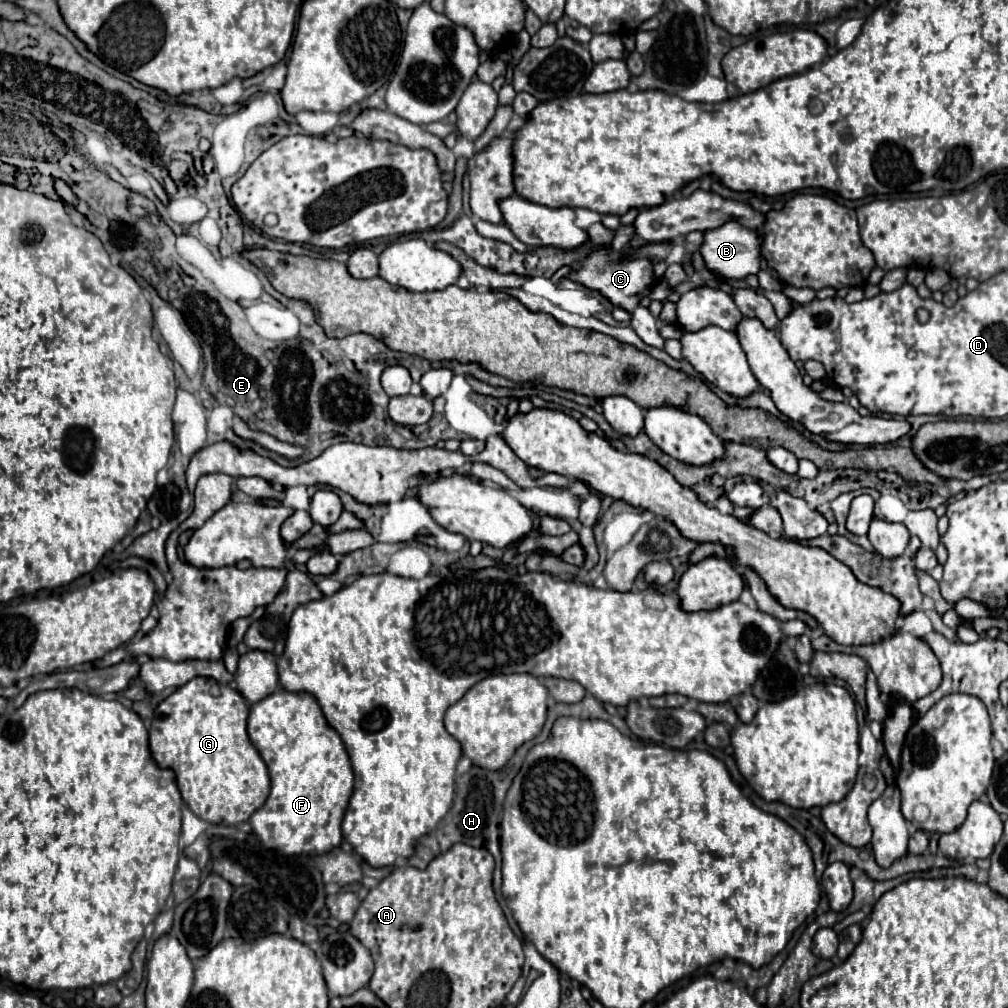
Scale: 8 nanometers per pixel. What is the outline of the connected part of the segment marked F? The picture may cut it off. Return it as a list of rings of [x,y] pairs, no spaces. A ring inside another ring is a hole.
[[[278,689],[262,701],[250,705],[248,717],[248,735],[252,745],[262,755],[268,765],[272,791],[262,809],[258,809],[252,817],[252,829],[262,841],[262,845],[276,849],[284,855],[322,855],[342,843],[342,817],[348,807],[354,773],[346,753],[346,747],[340,735],[328,725],[318,701],[310,693],[290,693],[286,689]]]

